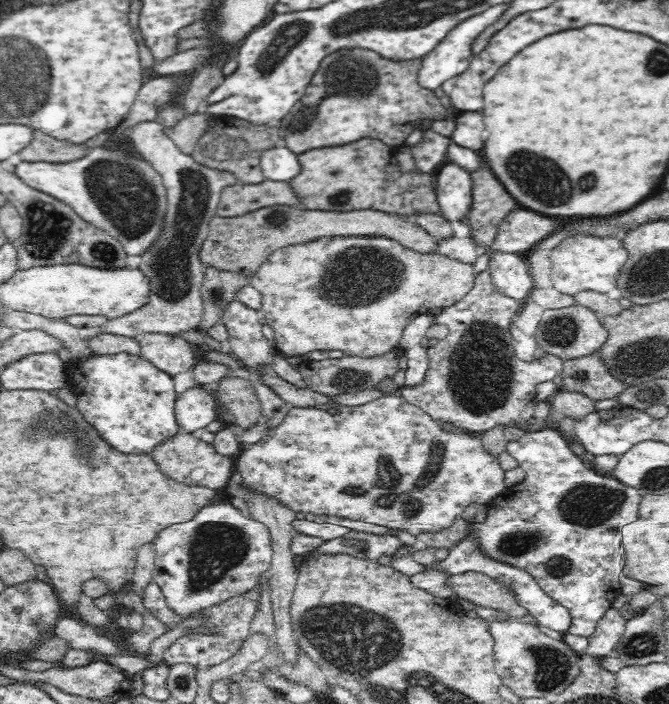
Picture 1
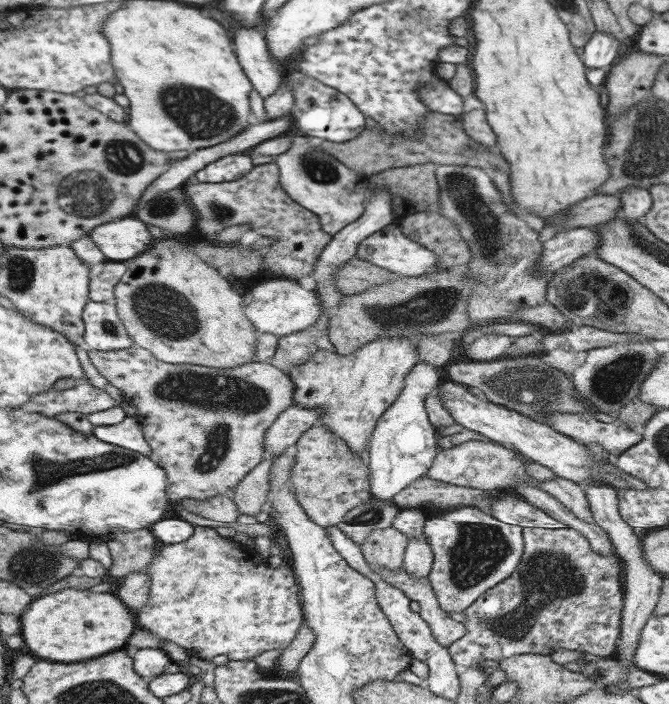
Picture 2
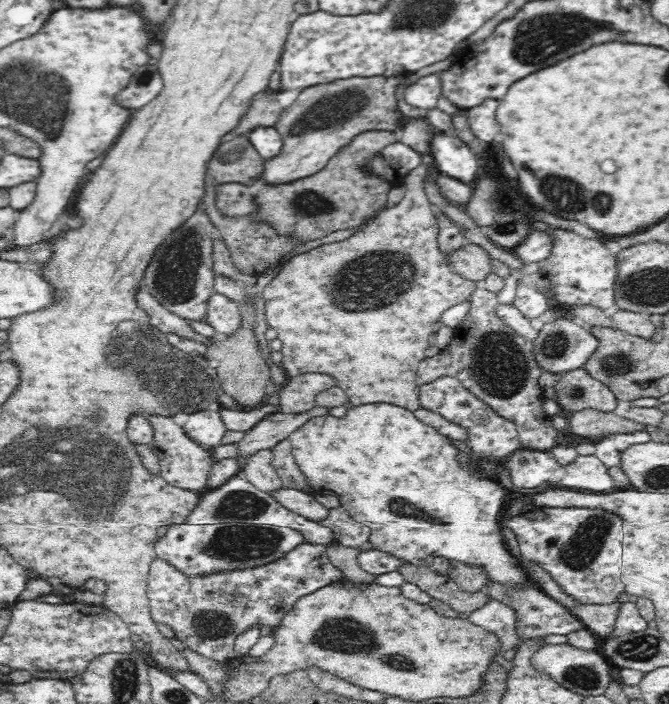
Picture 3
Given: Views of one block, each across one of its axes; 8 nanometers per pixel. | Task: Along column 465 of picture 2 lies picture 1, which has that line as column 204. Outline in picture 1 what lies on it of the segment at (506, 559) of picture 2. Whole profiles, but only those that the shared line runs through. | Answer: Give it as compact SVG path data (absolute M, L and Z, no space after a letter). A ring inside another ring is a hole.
M232 501L205 506L194 515L192 520L172 524L158 532L153 543L156 558L152 580L160 585L160 590L168 601L168 608L182 618L192 617L192 614L198 613L200 609L206 609L210 605L219 604L248 592L259 581L263 572L269 570L274 556L272 535L268 532L268 525L244 513Z

